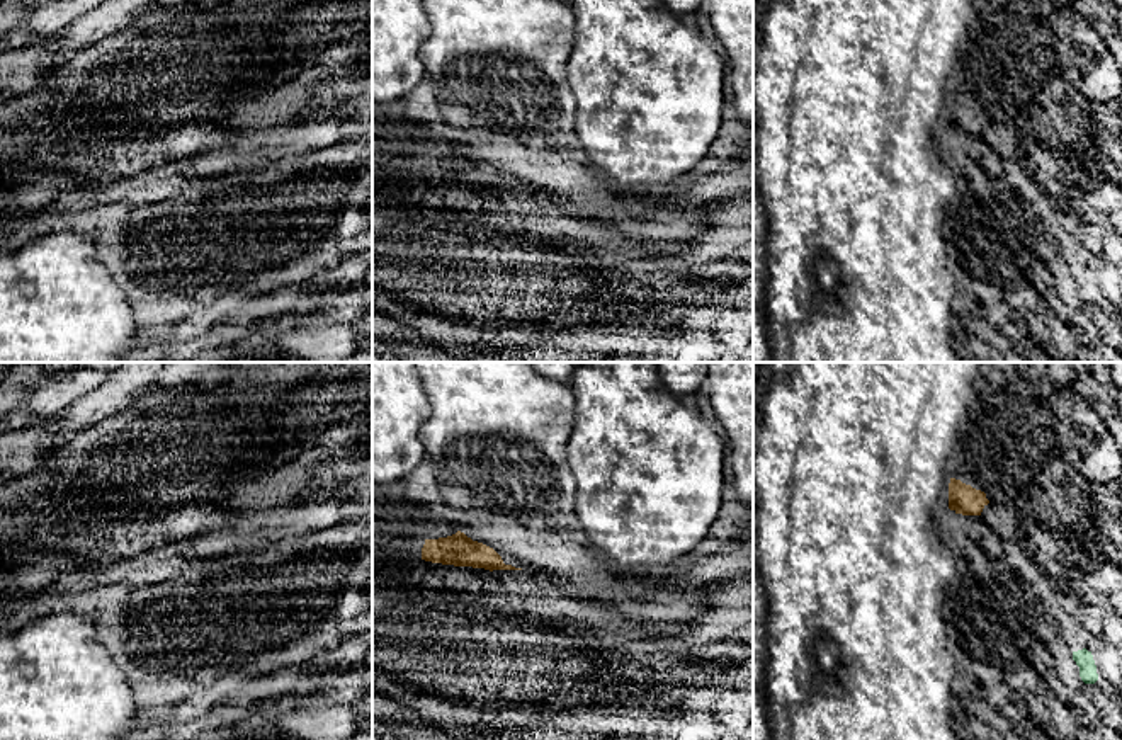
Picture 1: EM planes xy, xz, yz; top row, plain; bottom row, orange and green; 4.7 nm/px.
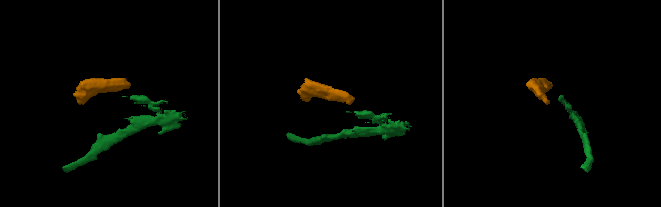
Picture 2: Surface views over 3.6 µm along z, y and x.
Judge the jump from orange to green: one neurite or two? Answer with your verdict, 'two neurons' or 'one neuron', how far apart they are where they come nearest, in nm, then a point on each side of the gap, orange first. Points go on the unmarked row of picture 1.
two neurons; 800 nm apart; from orange across yz (980, 133), (1073, 271)

